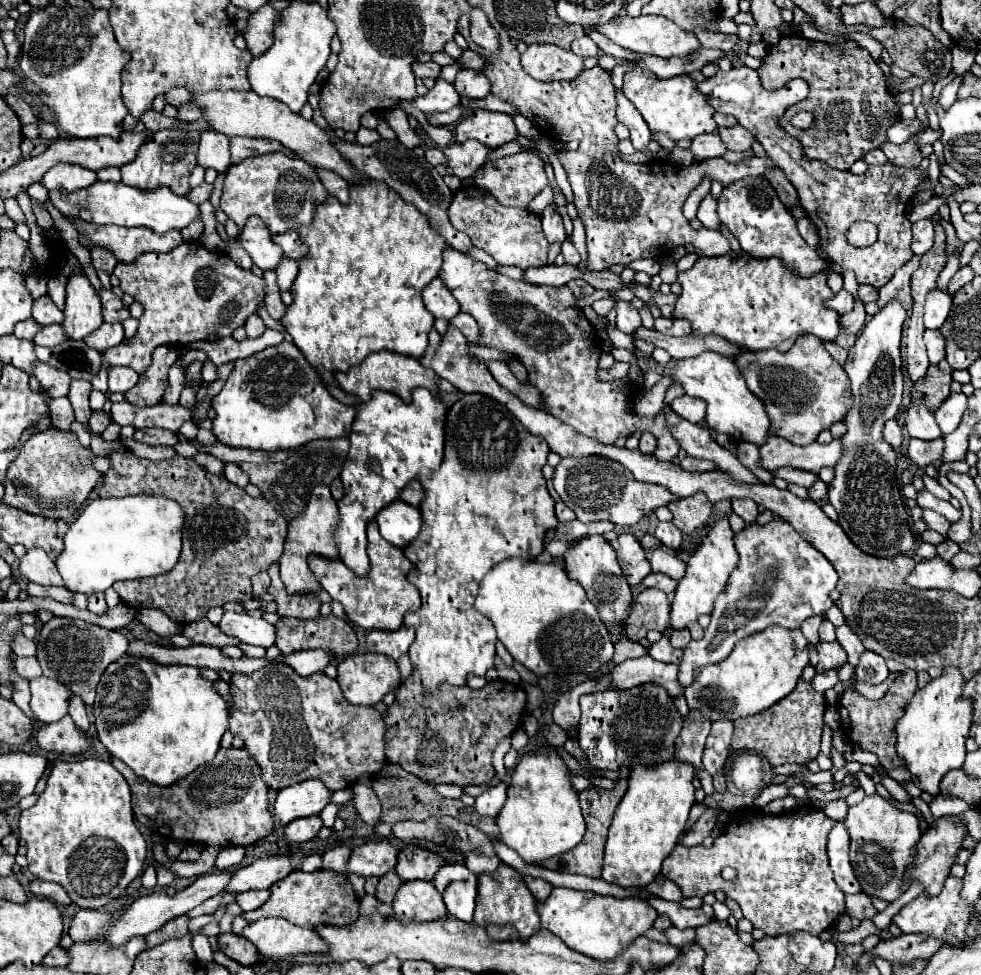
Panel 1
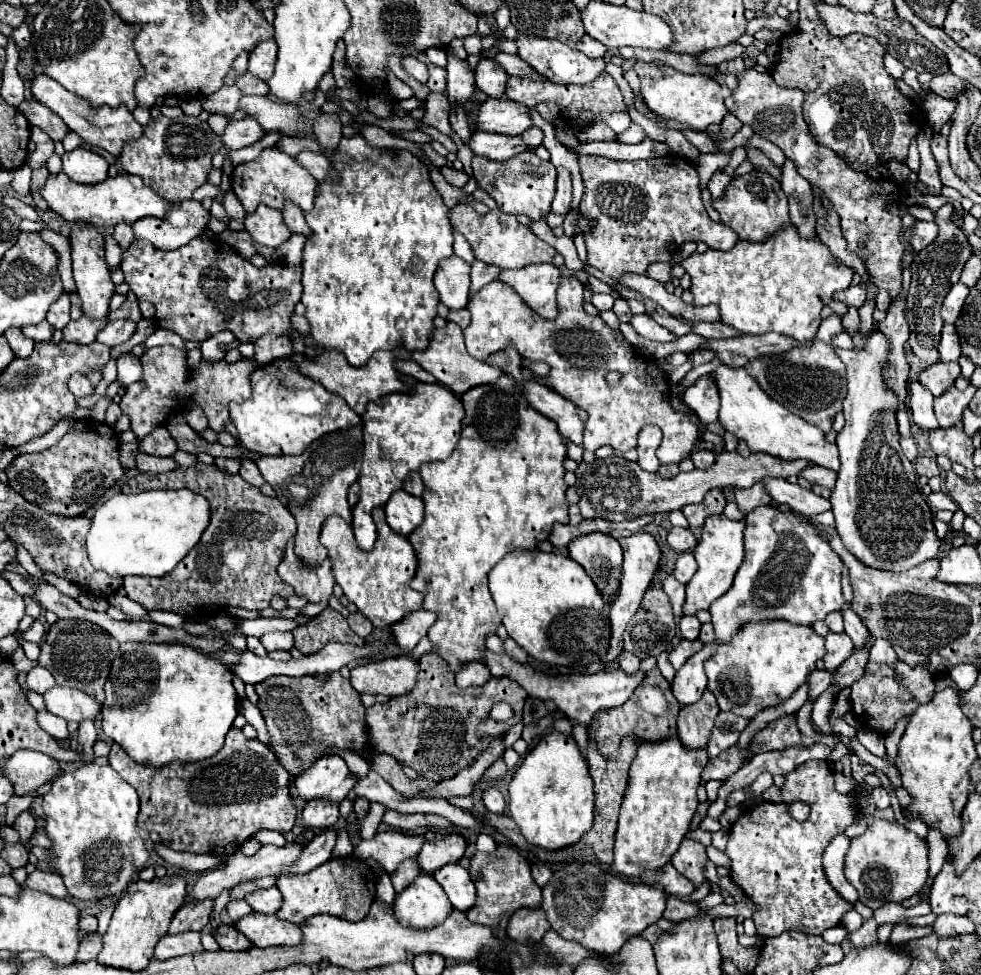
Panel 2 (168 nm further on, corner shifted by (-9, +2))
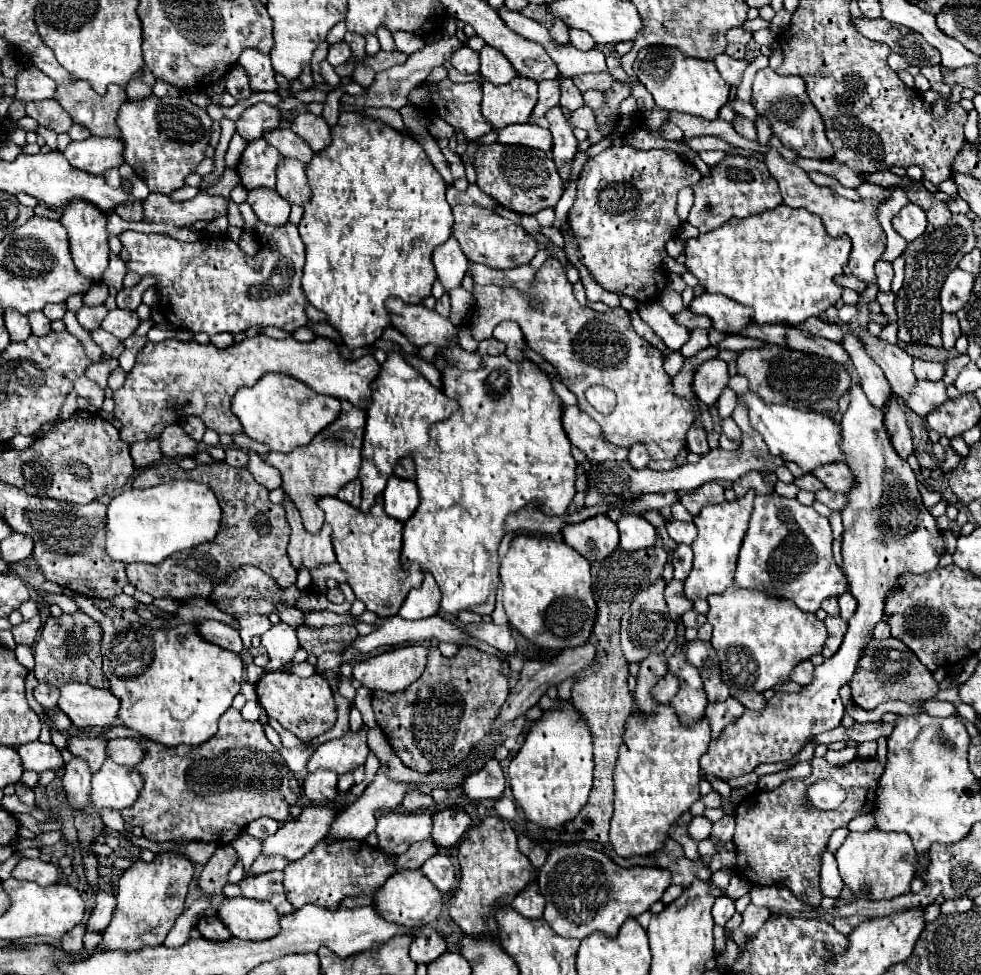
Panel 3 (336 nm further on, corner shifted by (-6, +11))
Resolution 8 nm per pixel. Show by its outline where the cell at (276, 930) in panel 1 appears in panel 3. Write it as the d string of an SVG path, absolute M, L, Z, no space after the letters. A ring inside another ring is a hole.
M224 898L218 906L218 918L232 936L242 940L266 940L280 932L280 916L270 902L250 898Z

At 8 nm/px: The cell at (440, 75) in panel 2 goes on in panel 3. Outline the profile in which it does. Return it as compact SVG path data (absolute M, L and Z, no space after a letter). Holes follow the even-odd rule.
M394 32L394 42L396 42L396 48L404 54L412 54L426 46L418 34L410 34L410 32Z

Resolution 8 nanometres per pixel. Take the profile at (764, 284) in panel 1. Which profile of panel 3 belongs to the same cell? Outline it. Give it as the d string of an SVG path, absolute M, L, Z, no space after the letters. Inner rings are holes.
M786 204L766 210L748 218L734 218L722 224L714 232L700 234L686 242L686 266L700 280L700 286L712 294L724 294L744 306L754 308L756 324L800 324L810 316L818 316L828 306L832 306L840 294L842 286L834 282L842 274L844 264L850 256L850 238L828 236L822 220L804 208L790 208Z

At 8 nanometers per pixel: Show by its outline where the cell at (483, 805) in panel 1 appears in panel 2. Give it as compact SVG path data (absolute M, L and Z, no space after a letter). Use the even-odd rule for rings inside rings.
M493 787L487 789L483 793L483 803L485 803L487 811L491 811L491 813L501 815L505 811L505 799L503 799L503 795L501 795L499 789L493 789Z

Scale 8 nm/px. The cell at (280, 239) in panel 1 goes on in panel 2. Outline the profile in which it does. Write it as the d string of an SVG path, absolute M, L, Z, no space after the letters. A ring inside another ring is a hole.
M291 201L285 203L283 221L285 221L285 225L289 227L291 233L301 233L301 235L309 237L311 231L309 231L309 227L307 227L307 223L305 223L305 217L303 217L301 209L299 209L295 203L291 203Z

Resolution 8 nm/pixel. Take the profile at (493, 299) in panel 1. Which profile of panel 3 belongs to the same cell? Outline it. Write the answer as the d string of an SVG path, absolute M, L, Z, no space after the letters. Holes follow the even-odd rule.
M546 258L546 262L536 272L534 288L530 288L530 298L524 292L518 292L516 288L478 286L476 284L474 300L476 300L476 308L474 308L474 316L470 320L474 338L478 342L490 338L494 326L500 324L504 318L516 322L522 328L526 344L534 352L542 354L558 370L558 374L562 376L562 382L568 386L568 390L578 396L578 408L600 424L608 442L612 442L614 446L628 448L628 450L640 442L648 448L648 454L652 460L676 458L678 452L686 448L686 432L688 432L690 424L694 422L694 408L686 398L678 398L674 394L672 378L662 368L664 354L634 332L634 328L630 324L630 314L624 308L614 308L608 312L594 312L590 308L580 306L572 294L572 284L568 282L566 272L556 258ZM594 384L606 386L616 394L616 398L618 398L616 412L612 412L610 416L596 412L584 398L586 388L590 388Z

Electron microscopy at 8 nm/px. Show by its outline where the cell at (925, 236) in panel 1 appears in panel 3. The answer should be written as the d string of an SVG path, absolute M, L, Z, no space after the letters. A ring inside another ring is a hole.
M906 204L894 218L892 228L906 240L916 240L926 230L926 214L916 204Z

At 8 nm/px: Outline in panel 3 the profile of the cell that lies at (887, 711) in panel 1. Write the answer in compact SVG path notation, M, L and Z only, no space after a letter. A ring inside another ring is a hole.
M892 636L888 640L872 638L872 642L864 648L864 656L858 660L856 674L852 676L848 686L852 688L852 700L864 710L872 710L888 700L904 700L904 702L908 702L908 698L932 700L940 690L936 680L932 678L932 672L914 656L914 652L906 644L902 644L898 638Z

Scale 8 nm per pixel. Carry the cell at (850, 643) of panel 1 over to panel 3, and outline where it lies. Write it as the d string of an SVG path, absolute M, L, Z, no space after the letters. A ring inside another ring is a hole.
M844 592L844 594L838 598L838 602L840 602L840 616L842 616L844 620L850 620L852 614L856 612L856 600L854 600L854 596L852 596L850 592Z

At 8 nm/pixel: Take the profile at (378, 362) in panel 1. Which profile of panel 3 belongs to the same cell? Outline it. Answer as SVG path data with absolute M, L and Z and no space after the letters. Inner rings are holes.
M254 336L246 338L242 342L236 342L228 348L216 348L214 344L198 344L196 340L182 342L182 340L164 340L164 342L148 342L144 348L140 349L136 356L134 368L128 372L122 388L116 390L113 394L115 408L113 410L114 418L122 422L120 428L120 438L126 444L134 444L140 440L158 440L162 434L162 428L180 422L184 416L200 416L206 428L218 432L218 434L242 434L242 424L240 420L230 412L230 400L234 398L236 390L240 386L254 386L264 374L268 372L278 372L286 374L290 378L296 378L304 382L308 388L312 388L318 394L328 394L334 398L344 398L352 402L358 408L368 408L372 404L372 380L380 372L380 364L374 360L374 356L363 356L360 360L344 360L340 354L338 346L328 340L328 338L314 338L312 342L296 342L292 336L284 340L276 340L270 336Z

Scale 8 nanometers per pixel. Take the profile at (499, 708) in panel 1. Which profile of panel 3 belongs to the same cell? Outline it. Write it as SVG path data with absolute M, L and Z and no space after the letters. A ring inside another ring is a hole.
M432 646L428 652L428 664L424 674L402 692L374 692L372 708L384 736L408 768L418 772L440 772L462 762L470 754L472 746L488 734L490 724L498 716L508 696L508 690L508 680L500 674L500 656L480 652L472 646L460 646L456 656L446 658L440 654L438 648Z

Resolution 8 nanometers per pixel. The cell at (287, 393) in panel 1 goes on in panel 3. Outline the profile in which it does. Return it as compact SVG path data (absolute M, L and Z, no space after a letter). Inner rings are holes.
M266 374L256 386L240 388L232 400L232 412L240 418L244 432L276 452L292 452L298 446L310 444L310 440L334 422L340 414L340 402L334 396L322 396L312 392L306 384L284 376Z

